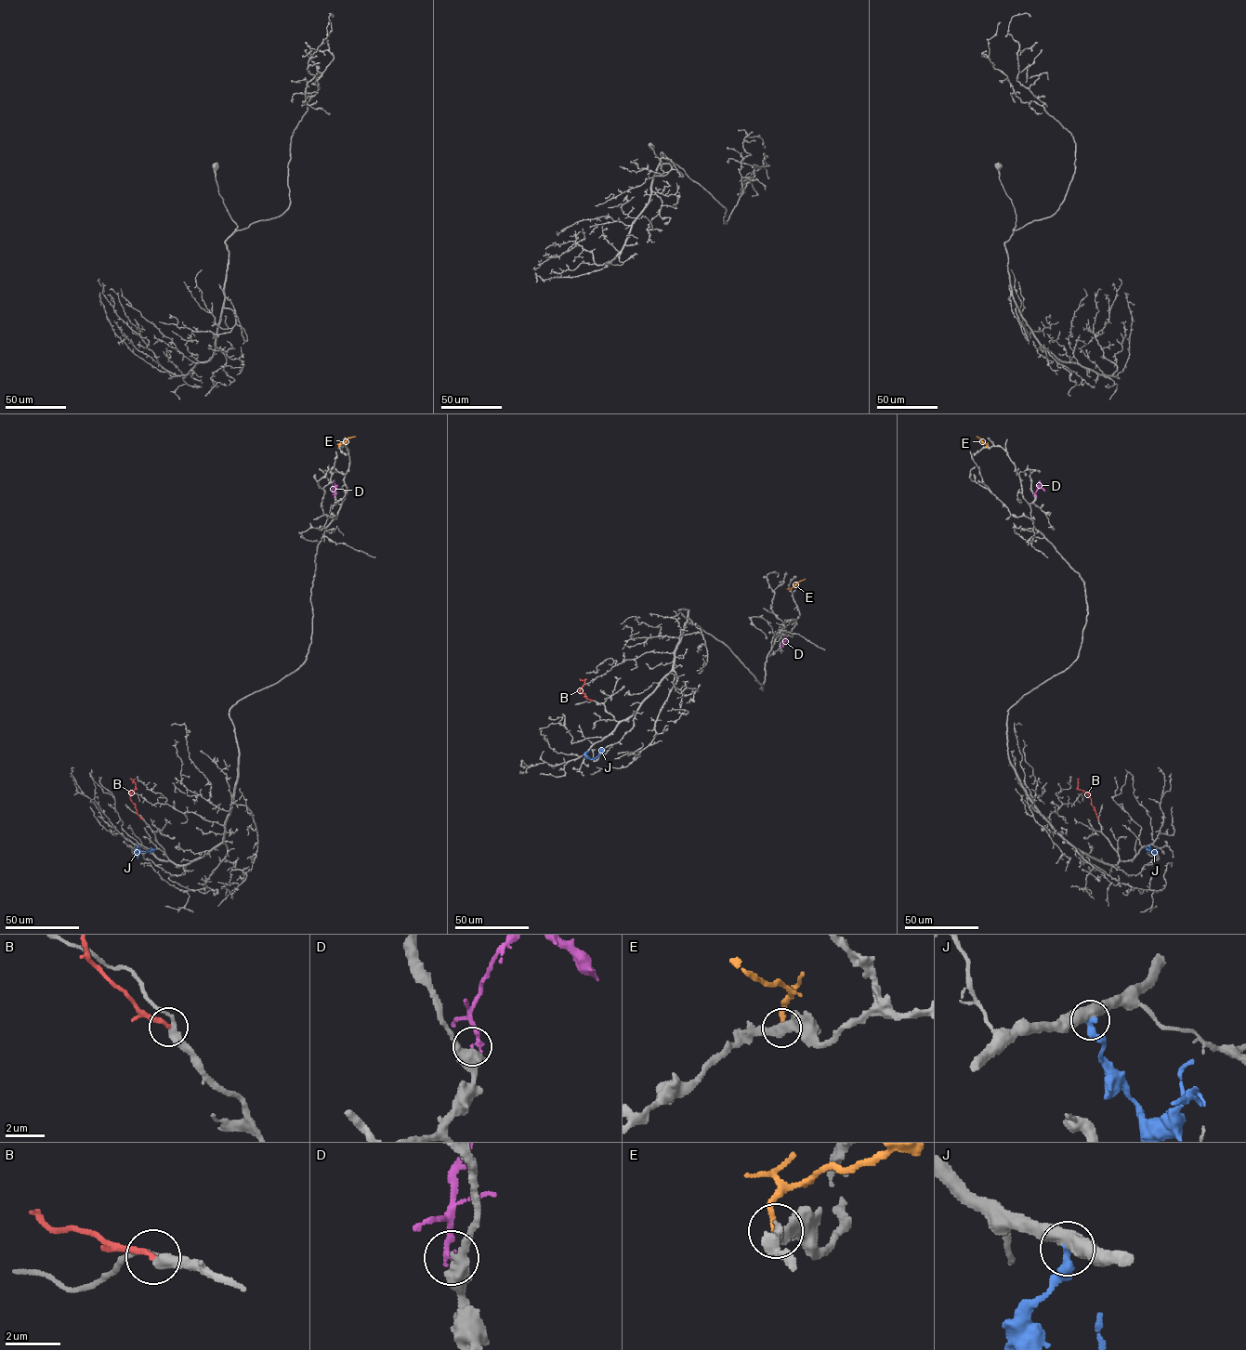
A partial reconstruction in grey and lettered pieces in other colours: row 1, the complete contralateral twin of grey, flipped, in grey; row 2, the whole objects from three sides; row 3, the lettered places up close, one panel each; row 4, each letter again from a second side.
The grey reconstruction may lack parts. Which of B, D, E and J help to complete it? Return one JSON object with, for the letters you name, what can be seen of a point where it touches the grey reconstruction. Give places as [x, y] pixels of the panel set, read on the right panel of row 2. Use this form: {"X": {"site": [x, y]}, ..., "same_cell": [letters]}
{"B": {"site": [1098, 819]}, "same_cell": ["B"]}

